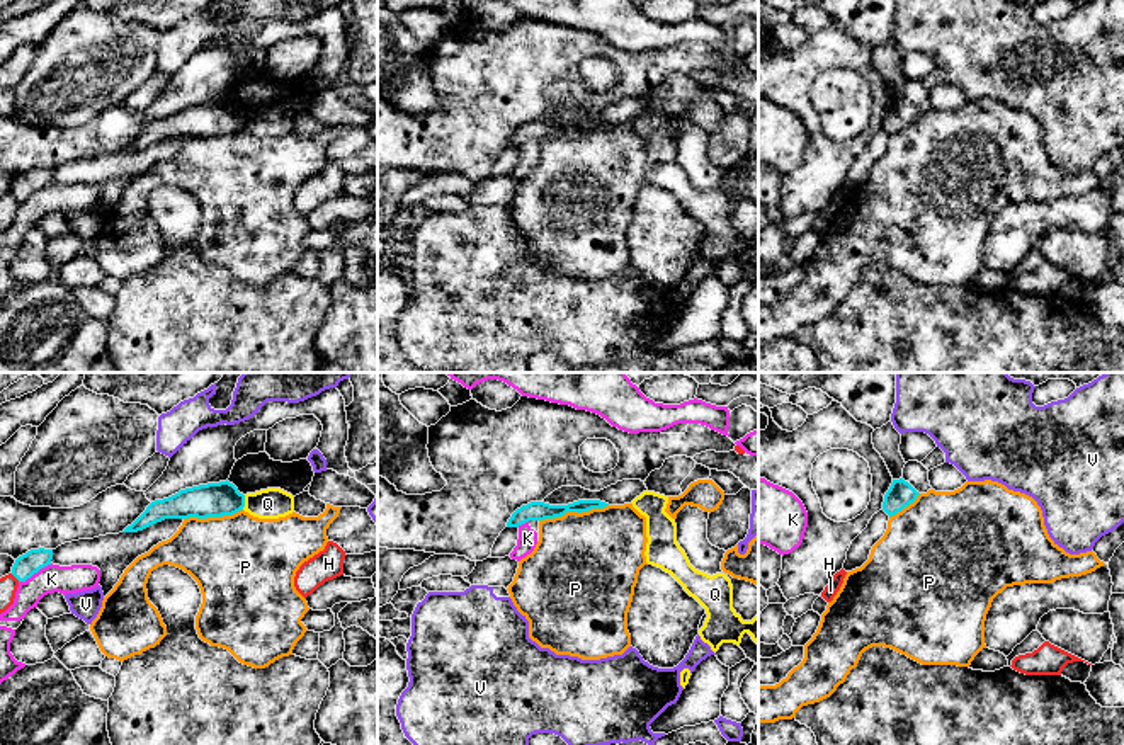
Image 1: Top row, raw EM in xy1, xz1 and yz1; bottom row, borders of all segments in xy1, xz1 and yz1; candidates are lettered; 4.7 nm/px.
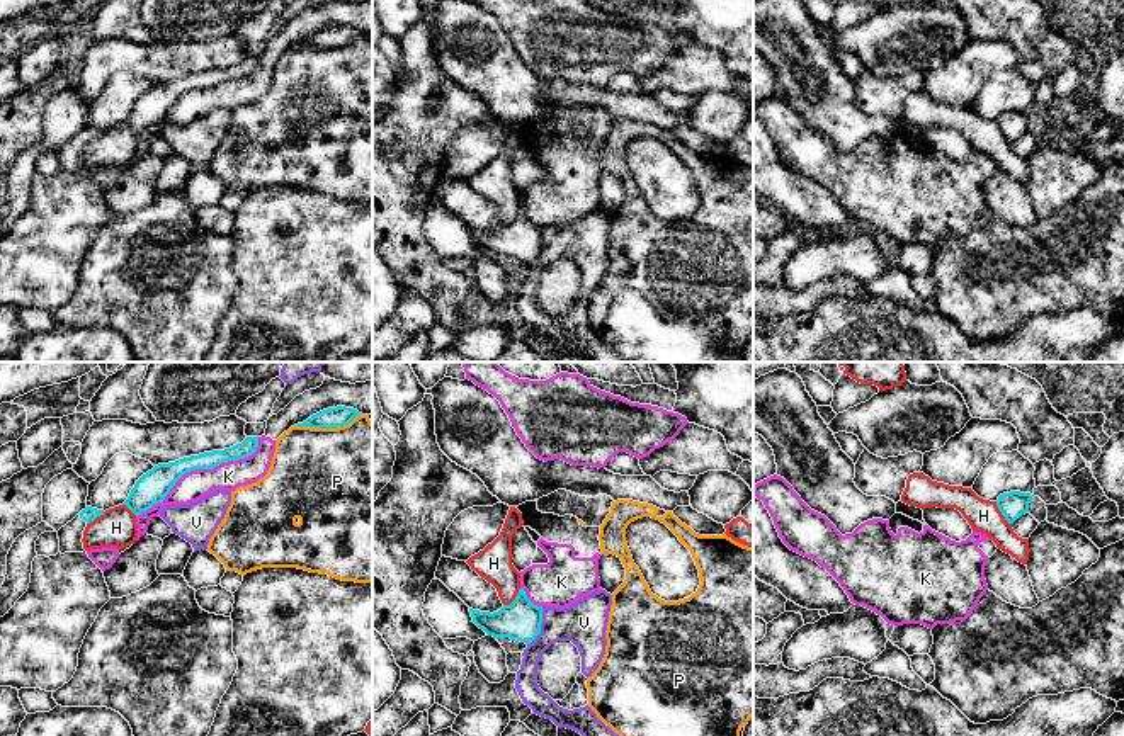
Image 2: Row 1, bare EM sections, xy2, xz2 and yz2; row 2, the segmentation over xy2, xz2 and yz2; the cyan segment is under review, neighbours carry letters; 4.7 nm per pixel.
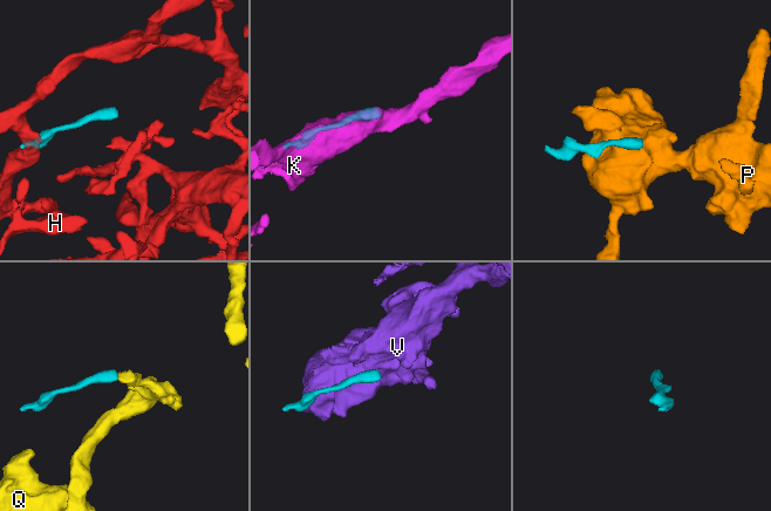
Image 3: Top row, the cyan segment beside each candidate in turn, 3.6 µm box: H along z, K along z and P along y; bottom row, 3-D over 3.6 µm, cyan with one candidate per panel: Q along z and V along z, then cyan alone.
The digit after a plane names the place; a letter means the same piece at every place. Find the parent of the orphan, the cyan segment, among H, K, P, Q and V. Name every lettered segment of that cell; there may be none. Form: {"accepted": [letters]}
{"accepted": ["Q"]}

